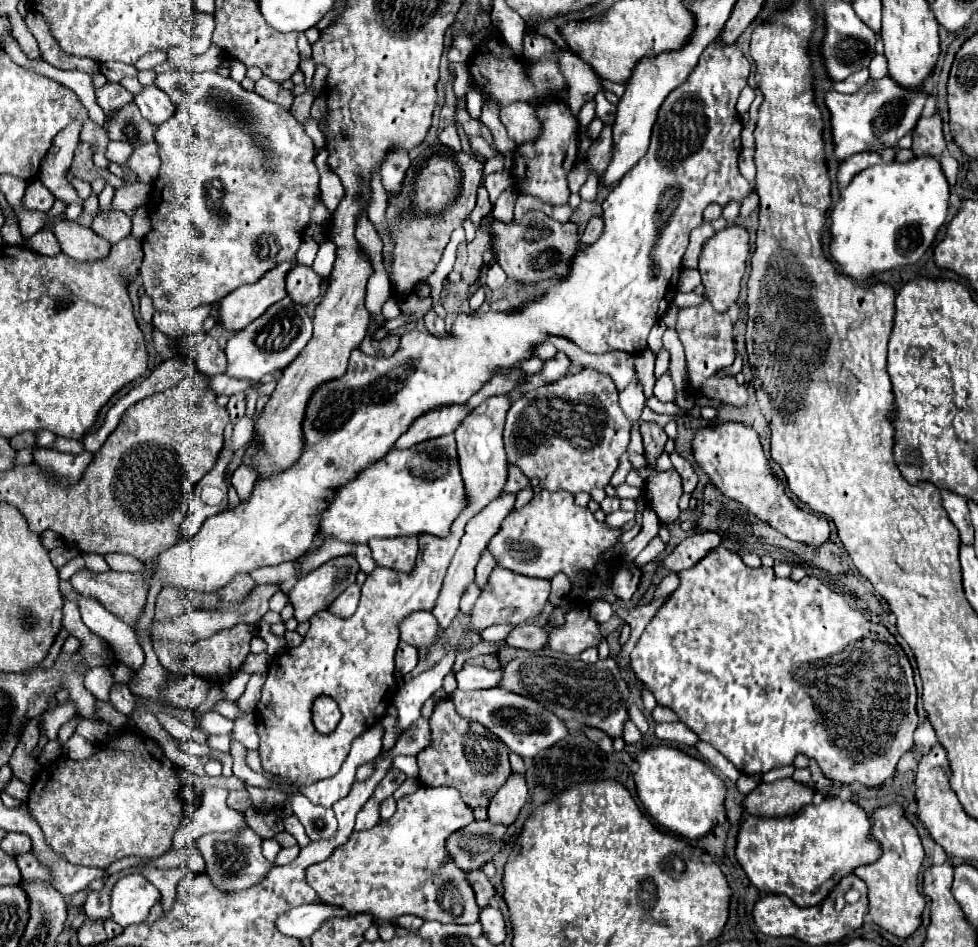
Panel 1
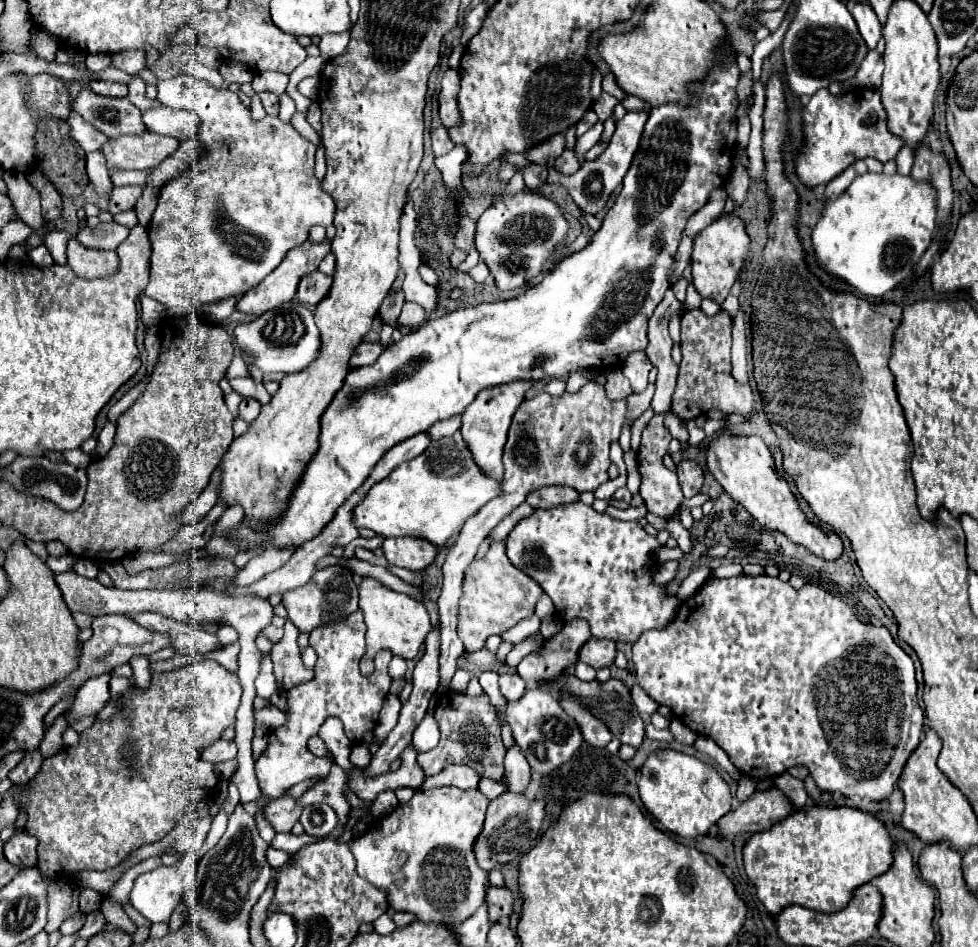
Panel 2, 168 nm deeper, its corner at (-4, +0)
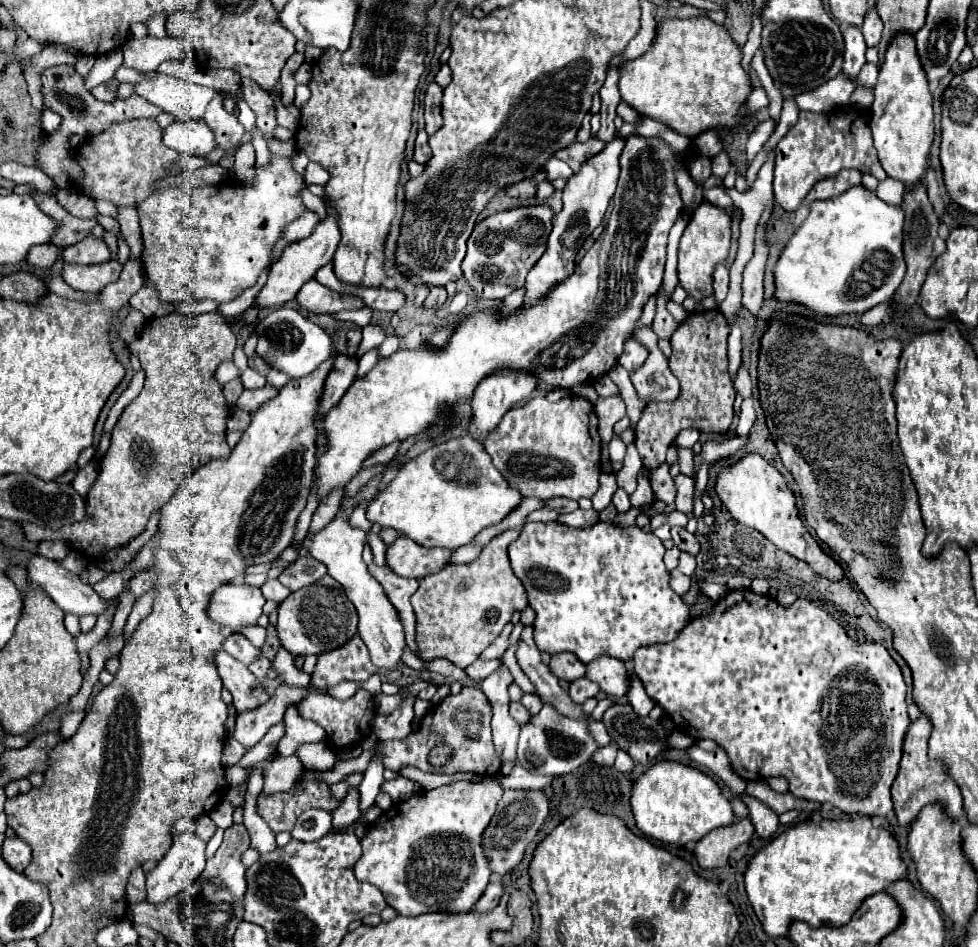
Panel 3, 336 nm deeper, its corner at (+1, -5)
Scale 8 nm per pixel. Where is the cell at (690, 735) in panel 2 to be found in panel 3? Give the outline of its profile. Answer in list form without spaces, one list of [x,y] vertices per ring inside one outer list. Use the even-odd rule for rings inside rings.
[[[690,747],[688,755],[692,761],[708,767],[716,777],[720,777],[732,789],[734,795],[742,793],[746,789],[746,781],[740,781],[740,777],[736,777],[736,773],[732,773],[724,749],[718,747],[714,753],[708,753],[708,751],[702,751],[700,747]]]

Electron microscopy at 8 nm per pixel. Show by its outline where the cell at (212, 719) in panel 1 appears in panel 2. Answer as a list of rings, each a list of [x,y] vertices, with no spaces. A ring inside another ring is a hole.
[[[313,804],[305,806],[301,820],[305,834],[311,836],[329,836],[331,830],[337,826],[337,814],[329,804]]]

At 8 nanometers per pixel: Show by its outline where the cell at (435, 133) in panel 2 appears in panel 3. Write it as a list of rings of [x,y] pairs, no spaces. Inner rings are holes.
[[[420,129],[418,137],[416,137],[416,147],[414,147],[414,161],[426,163],[430,157],[432,157],[432,151],[428,145],[428,133],[424,129]]]

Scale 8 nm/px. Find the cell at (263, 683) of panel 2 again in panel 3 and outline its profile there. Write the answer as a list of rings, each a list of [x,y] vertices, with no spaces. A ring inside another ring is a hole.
[[[232,633],[232,637],[228,637],[228,641],[224,641],[224,651],[230,653],[232,657],[236,657],[240,663],[244,665],[250,665],[254,663],[262,651],[258,647],[254,647],[244,635],[240,633]]]

